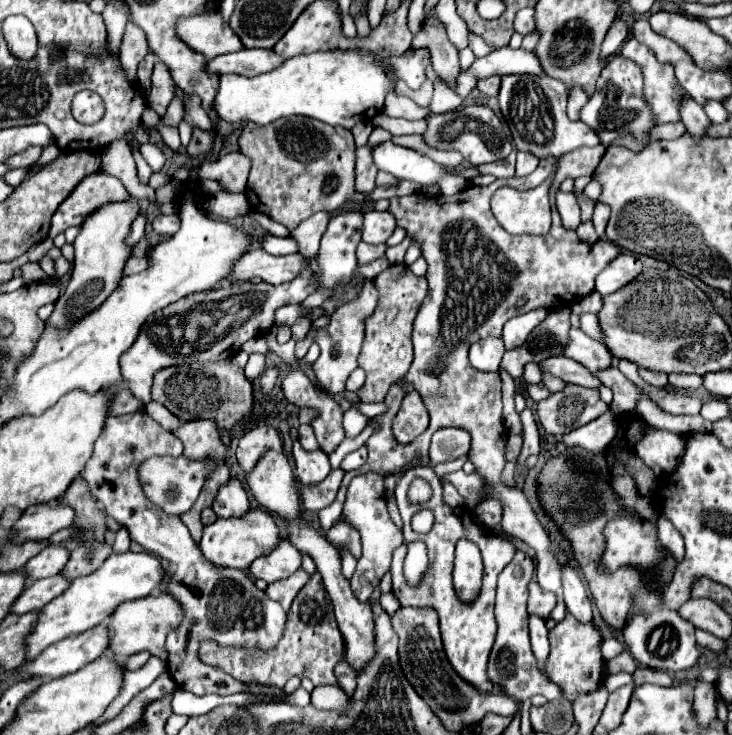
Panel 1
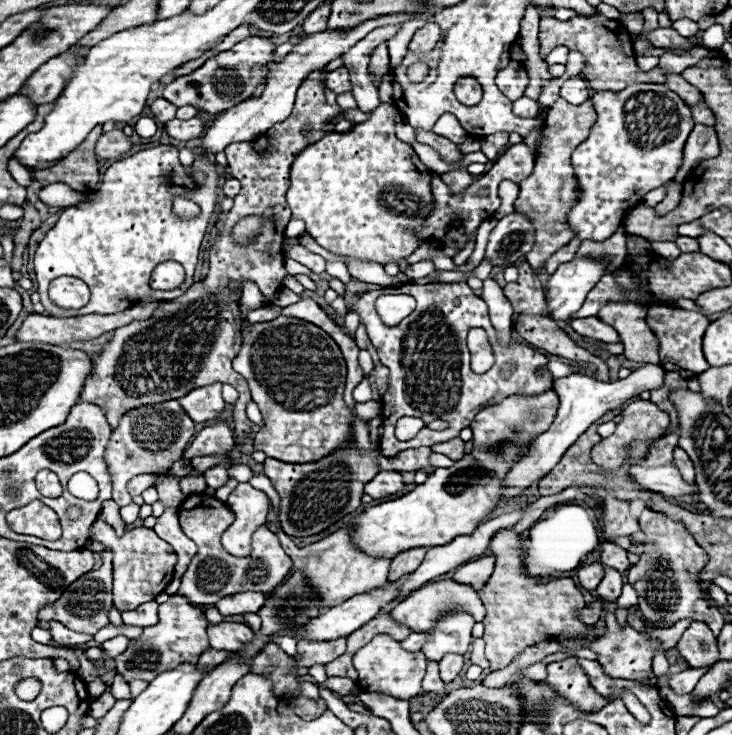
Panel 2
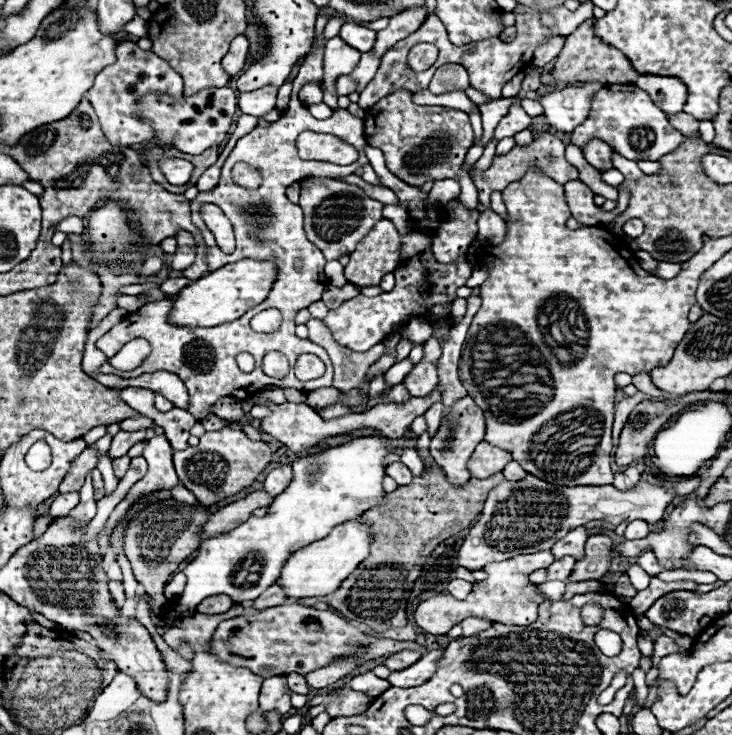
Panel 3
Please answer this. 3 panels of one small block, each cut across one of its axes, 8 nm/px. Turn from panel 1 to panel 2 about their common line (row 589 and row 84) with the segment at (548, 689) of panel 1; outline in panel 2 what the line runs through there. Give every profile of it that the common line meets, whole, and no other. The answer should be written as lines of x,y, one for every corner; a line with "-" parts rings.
510,60
510,64
496,76
496,84
500,92
514,102
524,96
524,90
528,86
528,72
520,62

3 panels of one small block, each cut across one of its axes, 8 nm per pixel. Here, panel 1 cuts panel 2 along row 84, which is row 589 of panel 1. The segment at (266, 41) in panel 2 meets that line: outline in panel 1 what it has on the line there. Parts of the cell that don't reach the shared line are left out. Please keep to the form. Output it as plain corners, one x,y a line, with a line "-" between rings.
144,410
124,416
108,416
102,434
94,442
92,460
88,460
82,474
88,480
96,500
102,504
104,512
128,530
130,540
138,542
150,554
166,558
174,568
170,582
166,584
166,592
170,592
170,596
180,602
184,616
180,624
168,632
166,638
170,676
174,678
178,688
188,690
192,694
228,696
244,692
246,684
234,680
224,672
216,672
216,668
208,668
208,664
200,662
196,656
198,642
204,638
212,638
224,646
270,650
282,636
286,612
280,608
280,604
268,600
264,592
254,586
254,580
246,572
220,568
208,562
180,518
168,516
166,512
160,512
160,508
144,500
144,494
140,492
140,482
136,480
136,468
140,460
148,456
180,454
180,440
172,432
164,430
158,422
154,422

